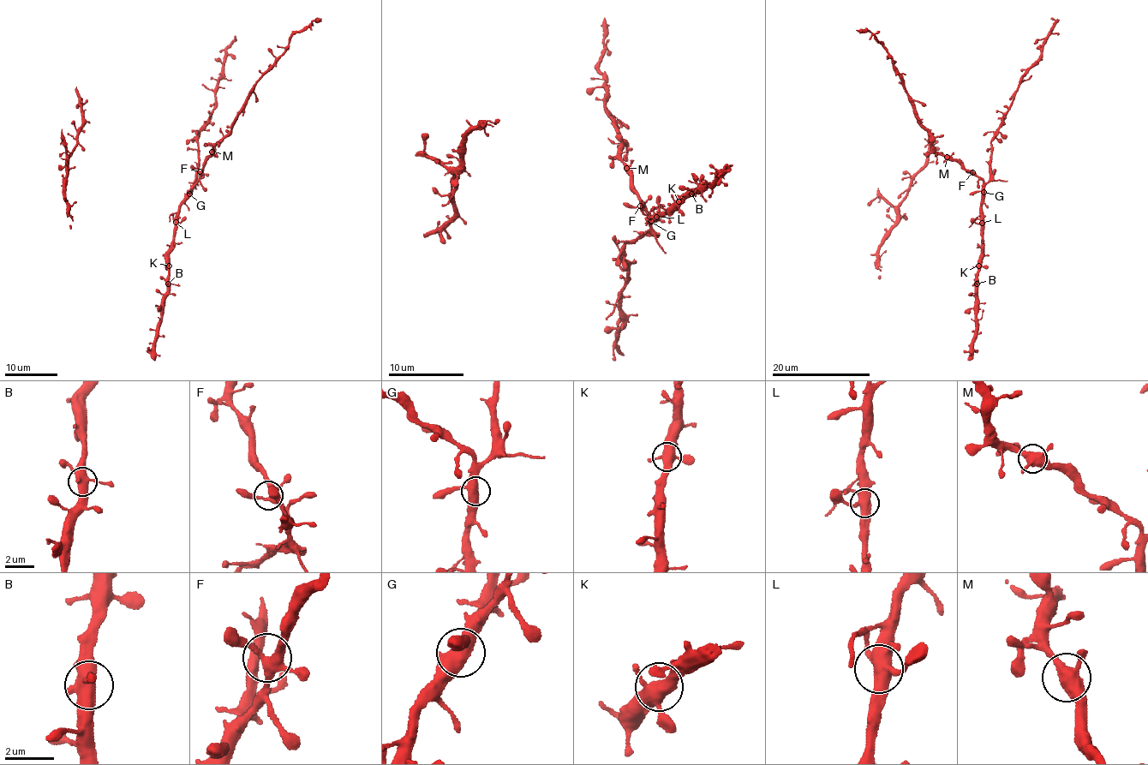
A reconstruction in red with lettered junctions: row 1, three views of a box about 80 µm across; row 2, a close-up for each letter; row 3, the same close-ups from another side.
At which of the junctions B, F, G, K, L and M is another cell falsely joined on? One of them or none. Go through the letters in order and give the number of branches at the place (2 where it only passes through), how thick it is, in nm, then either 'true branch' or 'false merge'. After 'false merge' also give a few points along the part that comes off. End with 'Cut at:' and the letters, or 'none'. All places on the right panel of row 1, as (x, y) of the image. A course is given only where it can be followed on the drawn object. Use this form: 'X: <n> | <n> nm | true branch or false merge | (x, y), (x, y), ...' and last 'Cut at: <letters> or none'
B: 4 | 480 nm | true branch
F: 4 | 360 nm | true branch
G: 3 | 500 nm | true branch
K: 4 | 480 nm | true branch
L: 5 | 500 nm | true branch
M: 4 | 550 nm | true branch
Cut at: none

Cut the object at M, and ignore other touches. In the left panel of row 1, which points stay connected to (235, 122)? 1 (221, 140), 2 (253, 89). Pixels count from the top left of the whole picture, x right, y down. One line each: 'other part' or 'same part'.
1: same part
2: same part

